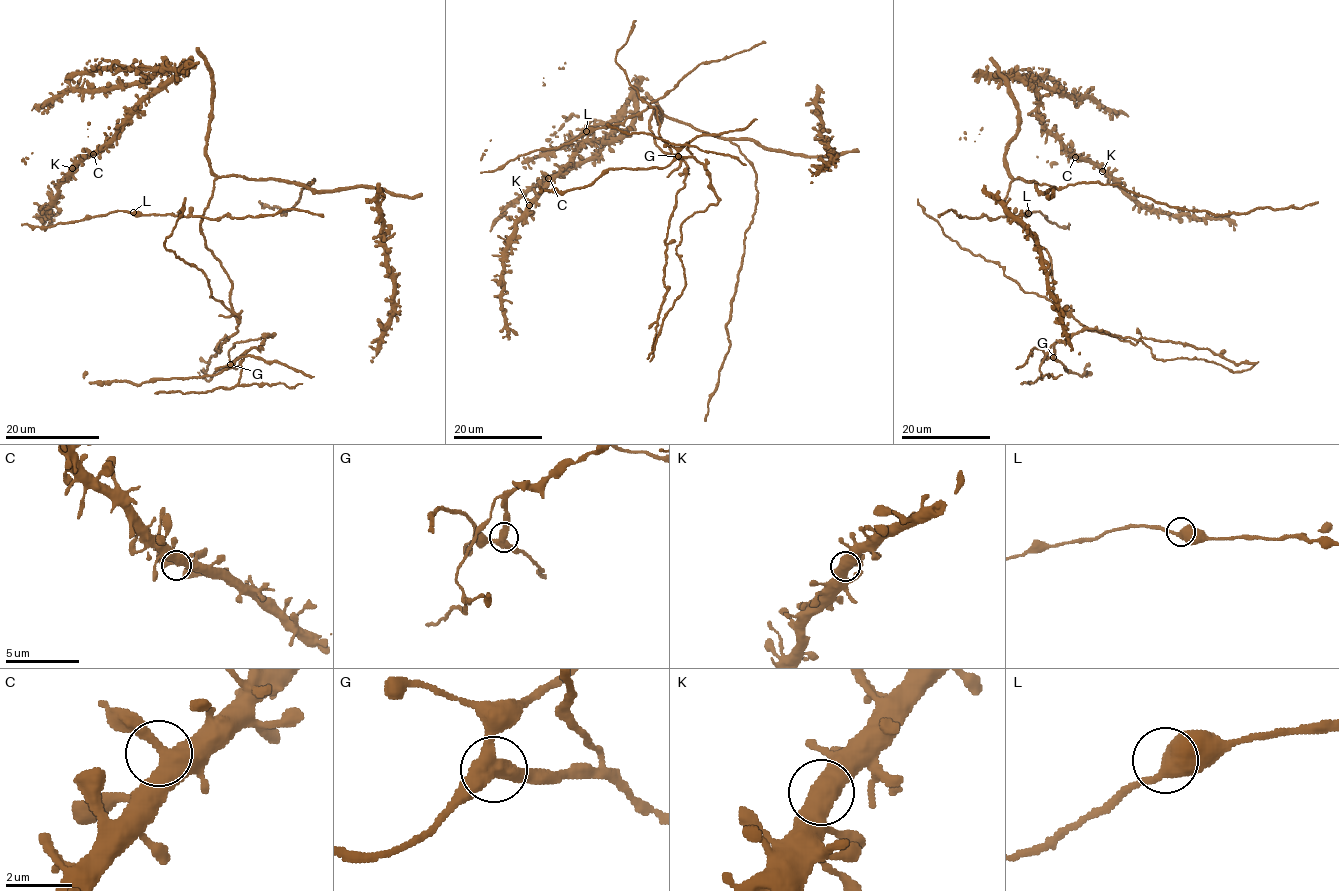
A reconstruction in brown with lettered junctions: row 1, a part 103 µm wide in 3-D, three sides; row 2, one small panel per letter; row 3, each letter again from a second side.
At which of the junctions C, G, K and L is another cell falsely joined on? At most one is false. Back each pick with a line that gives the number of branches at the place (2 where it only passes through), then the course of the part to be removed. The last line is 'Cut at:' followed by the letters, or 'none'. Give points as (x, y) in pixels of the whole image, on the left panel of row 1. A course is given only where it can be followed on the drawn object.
G: 3 | (231, 365), (273, 335), (199, 374), (240, 318), (200, 222), (214, 181), (315, 179), (285, 213), (259, 201)
Cut at: G

